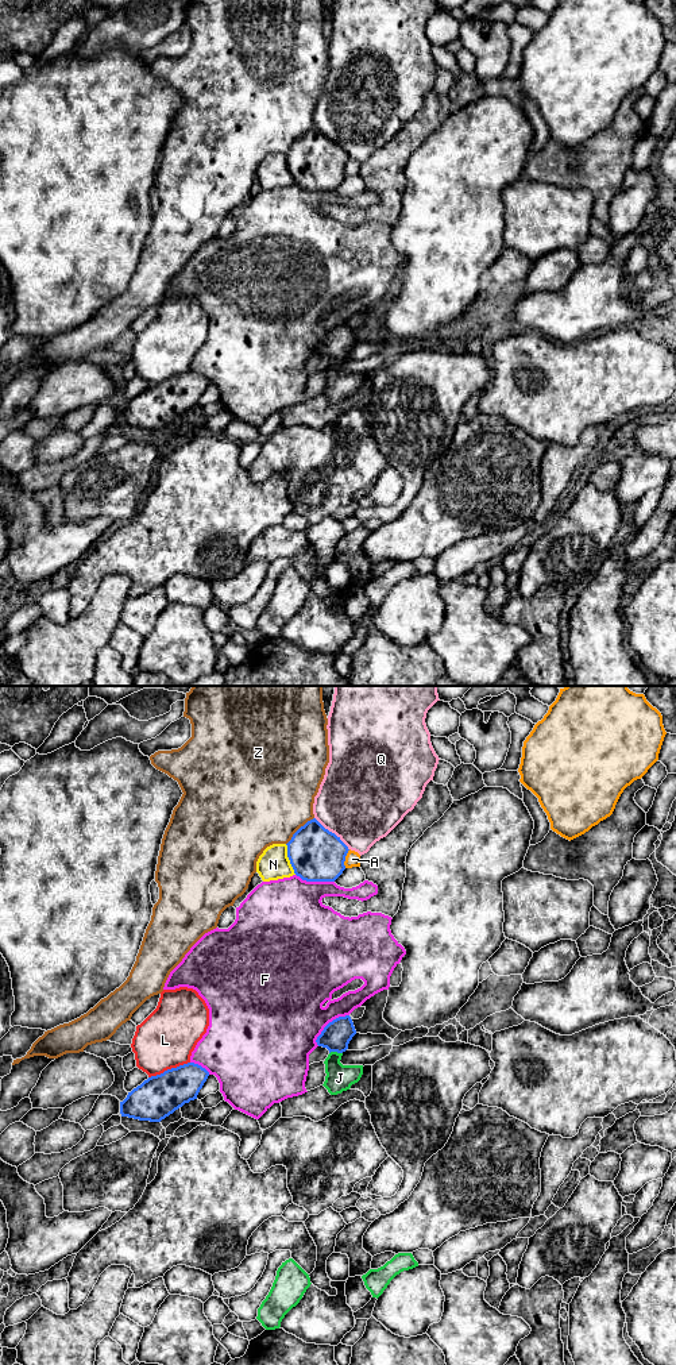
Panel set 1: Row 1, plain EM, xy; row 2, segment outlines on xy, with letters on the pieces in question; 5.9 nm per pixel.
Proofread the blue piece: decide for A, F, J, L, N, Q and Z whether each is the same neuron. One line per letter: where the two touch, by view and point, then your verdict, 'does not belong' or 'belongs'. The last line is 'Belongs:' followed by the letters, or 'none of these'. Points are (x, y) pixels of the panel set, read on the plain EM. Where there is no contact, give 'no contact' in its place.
A: meets blue in xy at (344, 168); does not belong
F: meets blue in xy at (328, 332); does not belong
J: meets blue in xy at (335, 359); does not belong
L: meets blue in xy at (169, 378); does not belong
N: meets blue in xy at (289, 168); does not belong
Q: meets blue in xy at (331, 141); does not belong
Z: meets blue in xy at (298, 138); does not belong
Belongs: none of these

